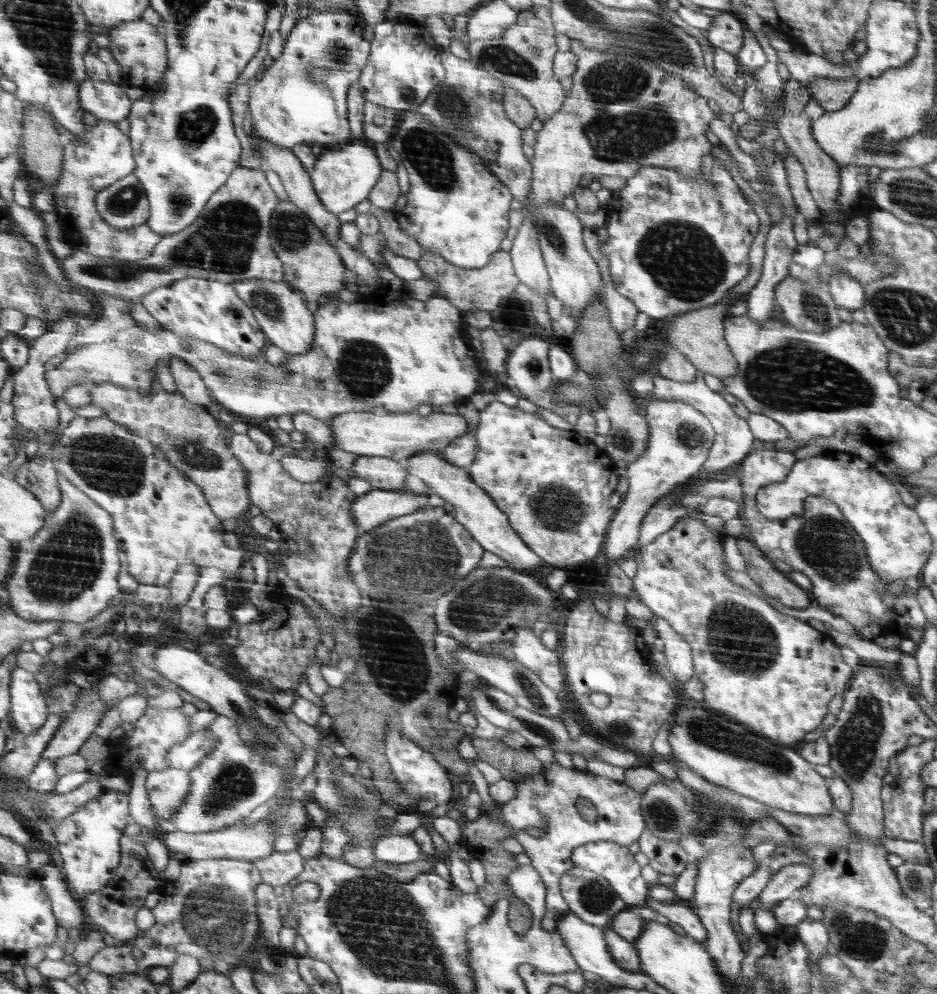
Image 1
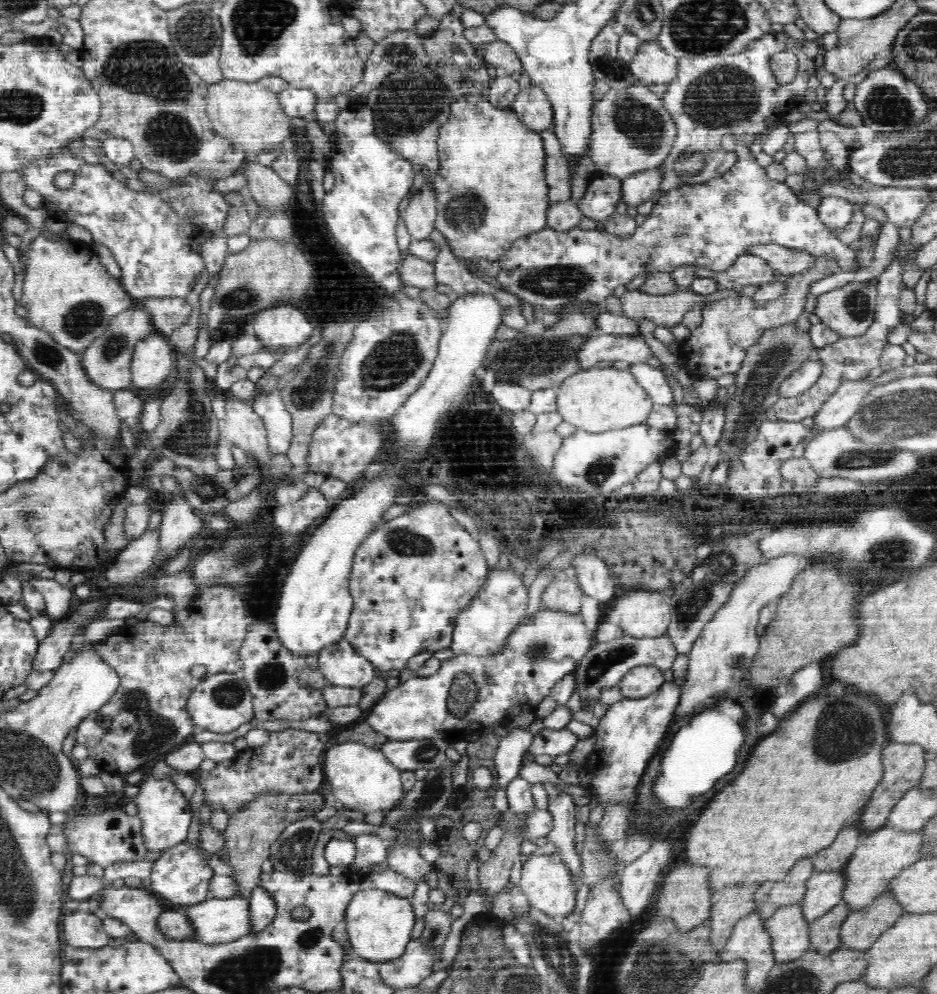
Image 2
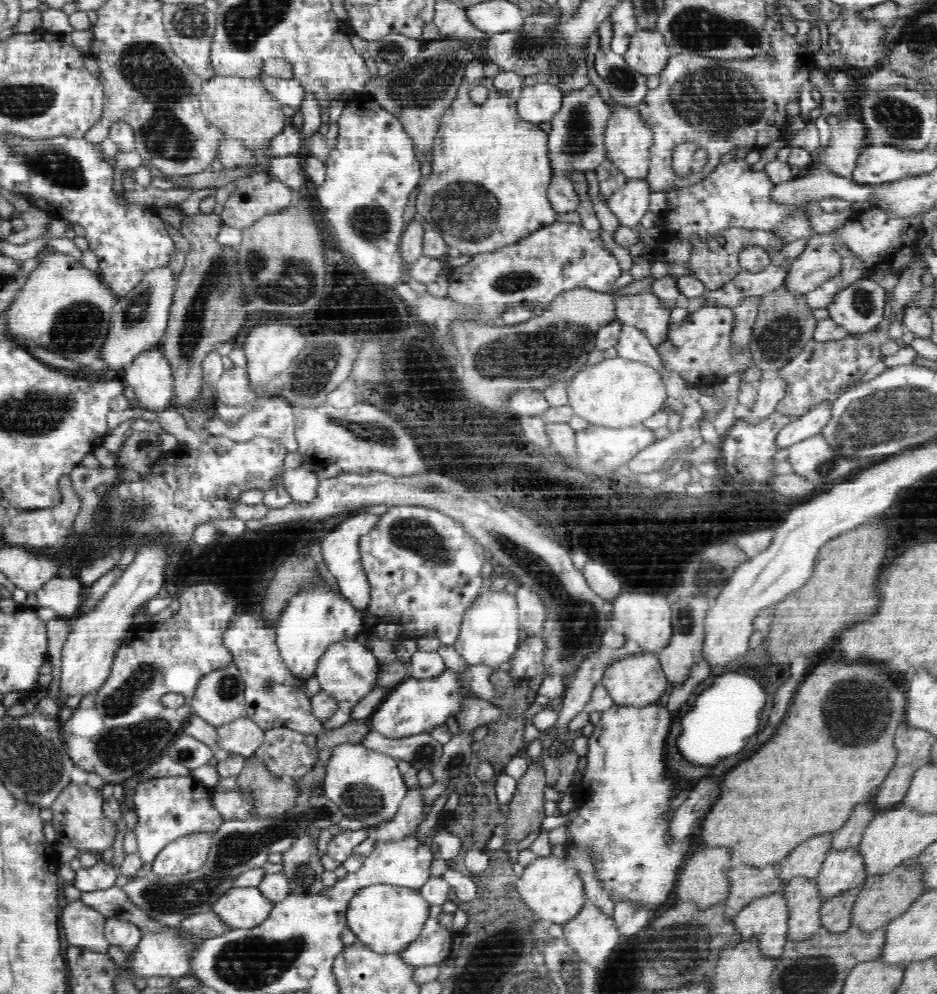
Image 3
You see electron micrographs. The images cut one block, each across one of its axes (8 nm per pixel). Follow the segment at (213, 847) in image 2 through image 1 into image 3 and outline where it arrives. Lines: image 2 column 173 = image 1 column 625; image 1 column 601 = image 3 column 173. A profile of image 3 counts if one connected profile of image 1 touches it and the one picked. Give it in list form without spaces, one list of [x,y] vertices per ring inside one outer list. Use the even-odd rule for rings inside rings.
[[[195,833],[170,842],[151,862],[158,876],[176,876],[202,868],[206,862],[213,833]]]

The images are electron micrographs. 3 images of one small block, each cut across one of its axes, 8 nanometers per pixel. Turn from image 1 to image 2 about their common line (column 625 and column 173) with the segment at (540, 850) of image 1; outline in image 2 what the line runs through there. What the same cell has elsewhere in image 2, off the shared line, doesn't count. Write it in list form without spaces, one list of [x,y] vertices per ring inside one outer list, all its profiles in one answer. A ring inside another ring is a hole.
[[[149,774],[144,776],[143,780],[131,792],[138,809],[137,815],[141,820],[143,845],[150,852],[165,851],[171,846],[186,841],[188,827],[192,822],[189,800],[170,779],[156,779]]]

